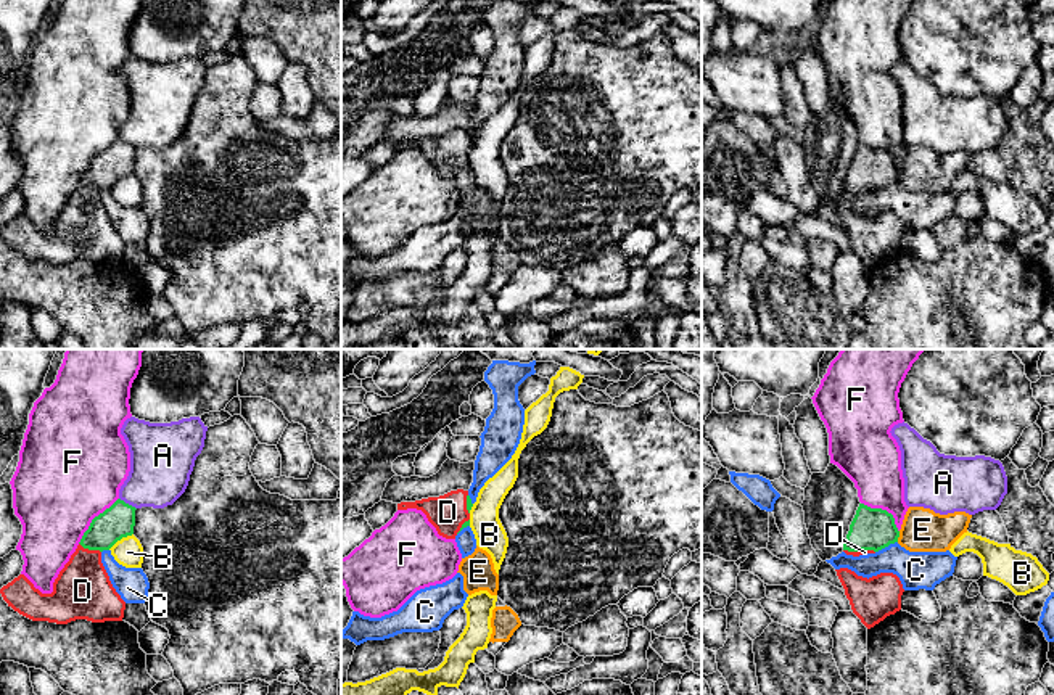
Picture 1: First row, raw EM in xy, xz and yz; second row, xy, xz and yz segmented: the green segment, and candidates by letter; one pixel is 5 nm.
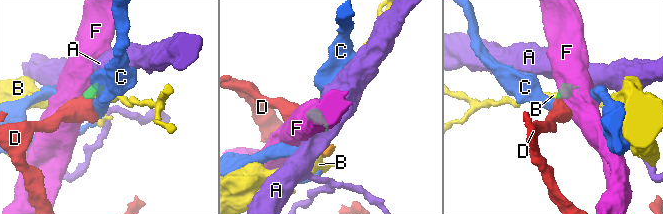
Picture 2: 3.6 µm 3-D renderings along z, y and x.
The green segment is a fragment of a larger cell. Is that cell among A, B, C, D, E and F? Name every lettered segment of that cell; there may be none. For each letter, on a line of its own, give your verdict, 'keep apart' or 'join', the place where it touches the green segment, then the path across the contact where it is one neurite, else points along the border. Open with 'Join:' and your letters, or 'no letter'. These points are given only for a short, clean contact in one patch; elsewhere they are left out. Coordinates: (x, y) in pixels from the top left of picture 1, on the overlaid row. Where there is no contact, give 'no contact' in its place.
Join: D, E
A: keep apart | xy (127, 504) | along xy (119, 497), (135, 509)
B: keep apart | xy (119, 539) | along xy (132, 533), (118, 539), (108, 549)
C: keep apart | yz (885, 546) | along yz (897, 541), (876, 552)
D: join | xy (90, 549) | across xy (118, 522), (90, 549), (84, 567), (82, 591)
E: join | yz (898, 536) | across yz (871, 528), (898, 536), (914, 536), (922, 530)
F: keep apart | xy (94, 518) | along xy (118, 497), (92, 520), (78, 542)

